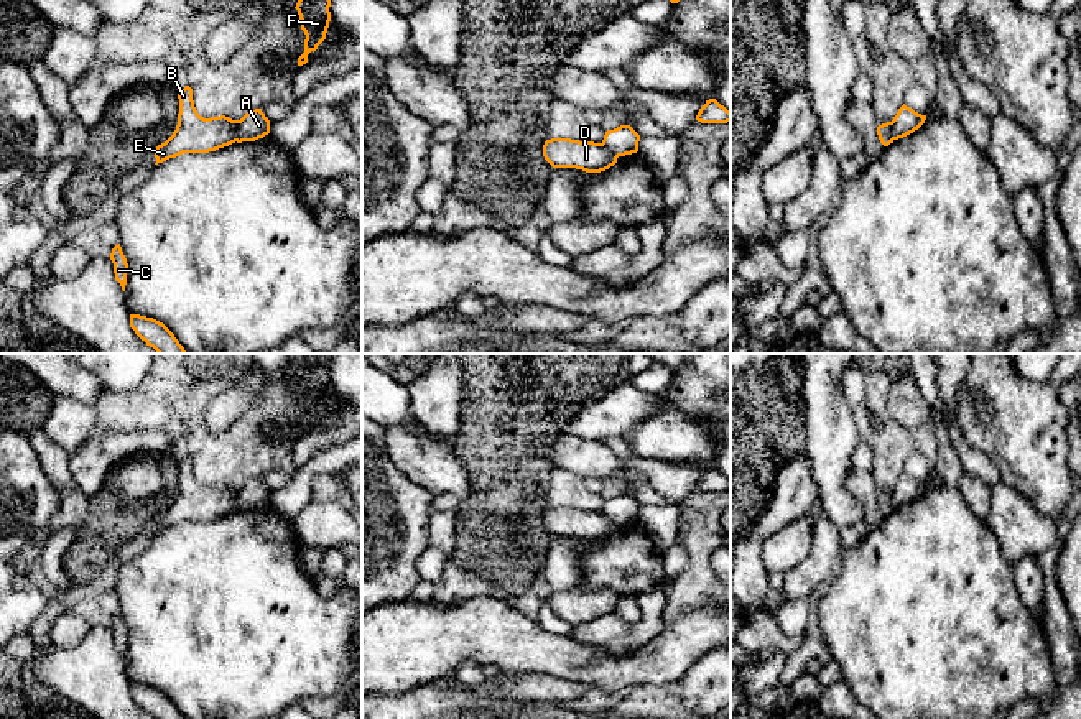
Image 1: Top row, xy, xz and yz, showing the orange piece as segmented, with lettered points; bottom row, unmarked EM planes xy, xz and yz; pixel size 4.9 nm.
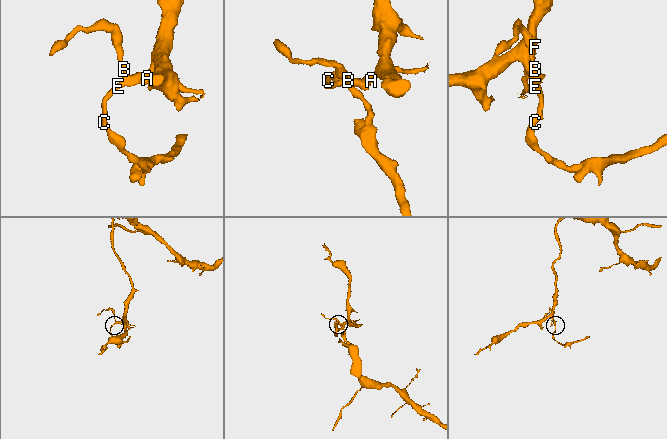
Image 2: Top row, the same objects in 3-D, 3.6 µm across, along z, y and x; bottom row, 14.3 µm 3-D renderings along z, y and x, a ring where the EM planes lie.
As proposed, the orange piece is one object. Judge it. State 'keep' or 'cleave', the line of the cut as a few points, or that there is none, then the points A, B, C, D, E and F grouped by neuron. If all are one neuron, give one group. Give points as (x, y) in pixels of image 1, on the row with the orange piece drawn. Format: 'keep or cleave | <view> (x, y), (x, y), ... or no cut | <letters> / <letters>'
cleave | xy (239, 120), (234, 140) | A F / B C D E

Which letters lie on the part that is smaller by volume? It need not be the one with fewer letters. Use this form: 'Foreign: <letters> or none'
Foreign: B, C, D, E

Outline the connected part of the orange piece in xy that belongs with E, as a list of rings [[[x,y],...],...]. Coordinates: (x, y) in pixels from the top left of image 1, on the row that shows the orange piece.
[[[189,86],[178,94],[178,99],[179,114],[176,130],[165,143],[153,150],[155,165],[183,153],[209,153],[235,143],[239,120],[225,115],[201,117],[194,107],[193,89]]]

